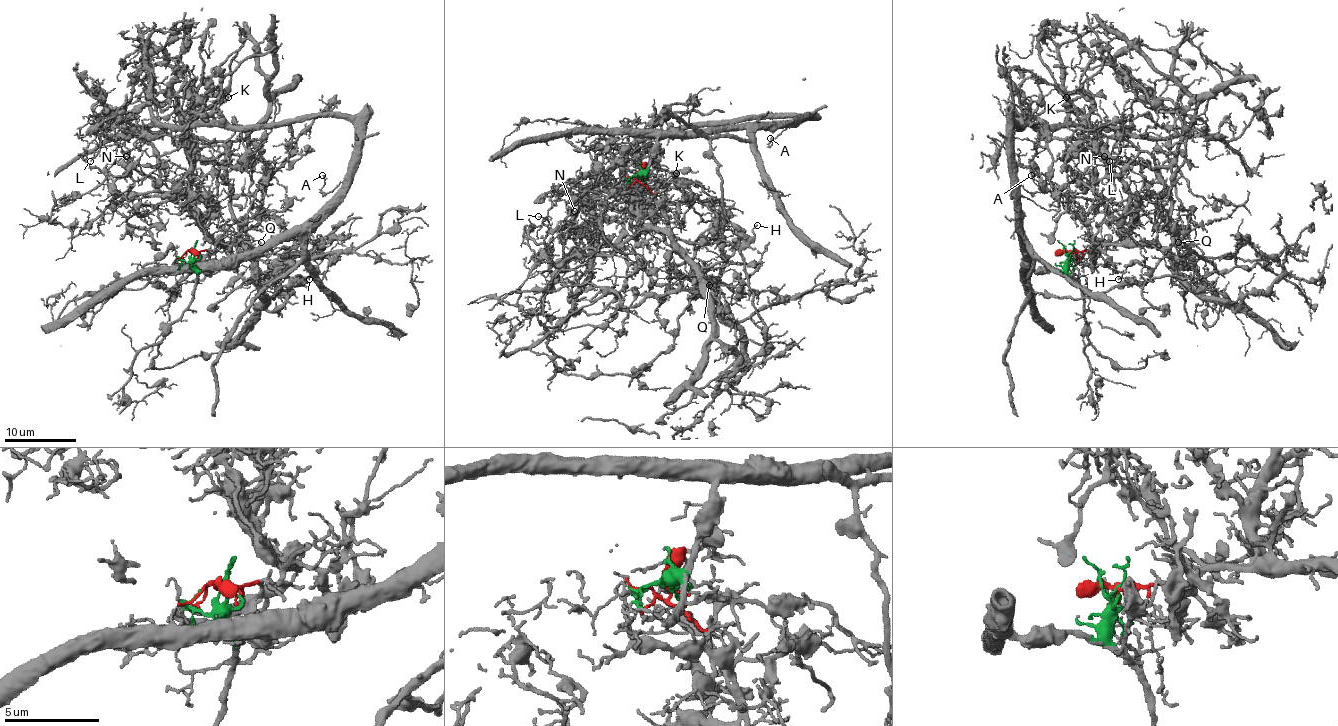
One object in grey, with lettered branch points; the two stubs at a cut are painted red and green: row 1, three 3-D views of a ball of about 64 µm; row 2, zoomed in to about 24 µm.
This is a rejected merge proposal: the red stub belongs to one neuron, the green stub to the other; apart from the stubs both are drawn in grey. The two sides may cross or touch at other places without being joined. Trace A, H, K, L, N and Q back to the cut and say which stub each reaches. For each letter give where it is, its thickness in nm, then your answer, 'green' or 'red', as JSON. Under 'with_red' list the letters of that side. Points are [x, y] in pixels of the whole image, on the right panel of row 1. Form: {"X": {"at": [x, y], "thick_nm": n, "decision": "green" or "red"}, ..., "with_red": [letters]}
{"A": {"at": [1031, 175], "thick_nm": 140, "decision": "green"}, "H": {"at": [1118, 279], "thick_nm": 150, "decision": "green"}, "K": {"at": [1066, 97], "thick_nm": 130, "decision": "red"}, "L": {"at": [1109, 161], "thick_nm": 100, "decision": "red"}, "N": {"at": [1104, 156], "thick_nm": 100, "decision": "red"}, "Q": {"at": [1178, 242], "thick_nm": 120, "decision": "red"}, "with_red": ["K", "L", "N", "Q"]}

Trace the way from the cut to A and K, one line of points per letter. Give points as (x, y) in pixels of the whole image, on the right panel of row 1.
A: (1070, 251), (1062, 269), (1032, 269), (1021, 242), (1018, 194), (1019, 183), (1030, 192), (1037, 191), (1030, 174)
K: (1070, 251), (1095, 251), (1100, 246), (1068, 187), (1066, 140), (1087, 123), (1091, 96), (1077, 89), (1066, 98)

